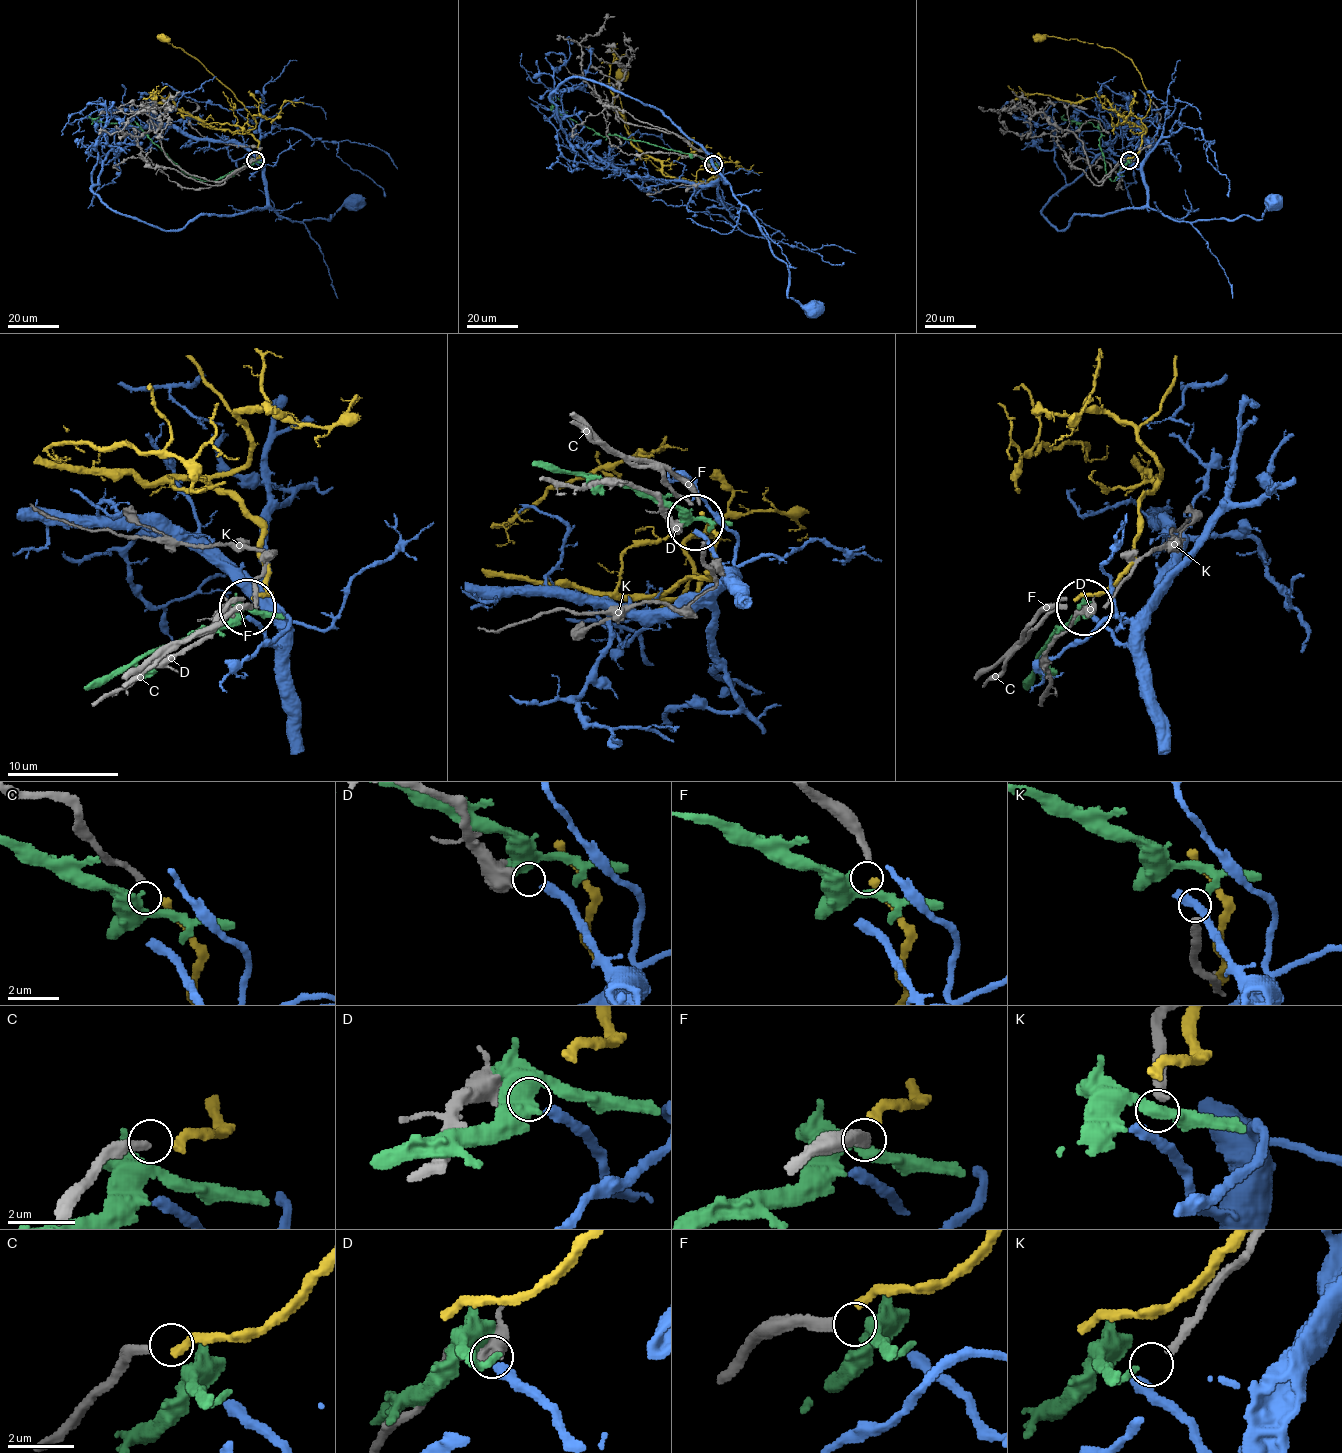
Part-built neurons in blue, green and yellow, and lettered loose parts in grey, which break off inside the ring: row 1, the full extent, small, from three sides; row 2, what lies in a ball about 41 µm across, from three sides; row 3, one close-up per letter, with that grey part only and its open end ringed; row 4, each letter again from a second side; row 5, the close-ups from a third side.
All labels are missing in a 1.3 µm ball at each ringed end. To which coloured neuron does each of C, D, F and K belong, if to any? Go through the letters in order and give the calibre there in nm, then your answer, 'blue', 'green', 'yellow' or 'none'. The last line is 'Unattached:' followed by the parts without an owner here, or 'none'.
C: 260 nm | none
D: 600 nm | blue
F: 320 nm | yellow
K: 280 nm | green
Unattached: C

